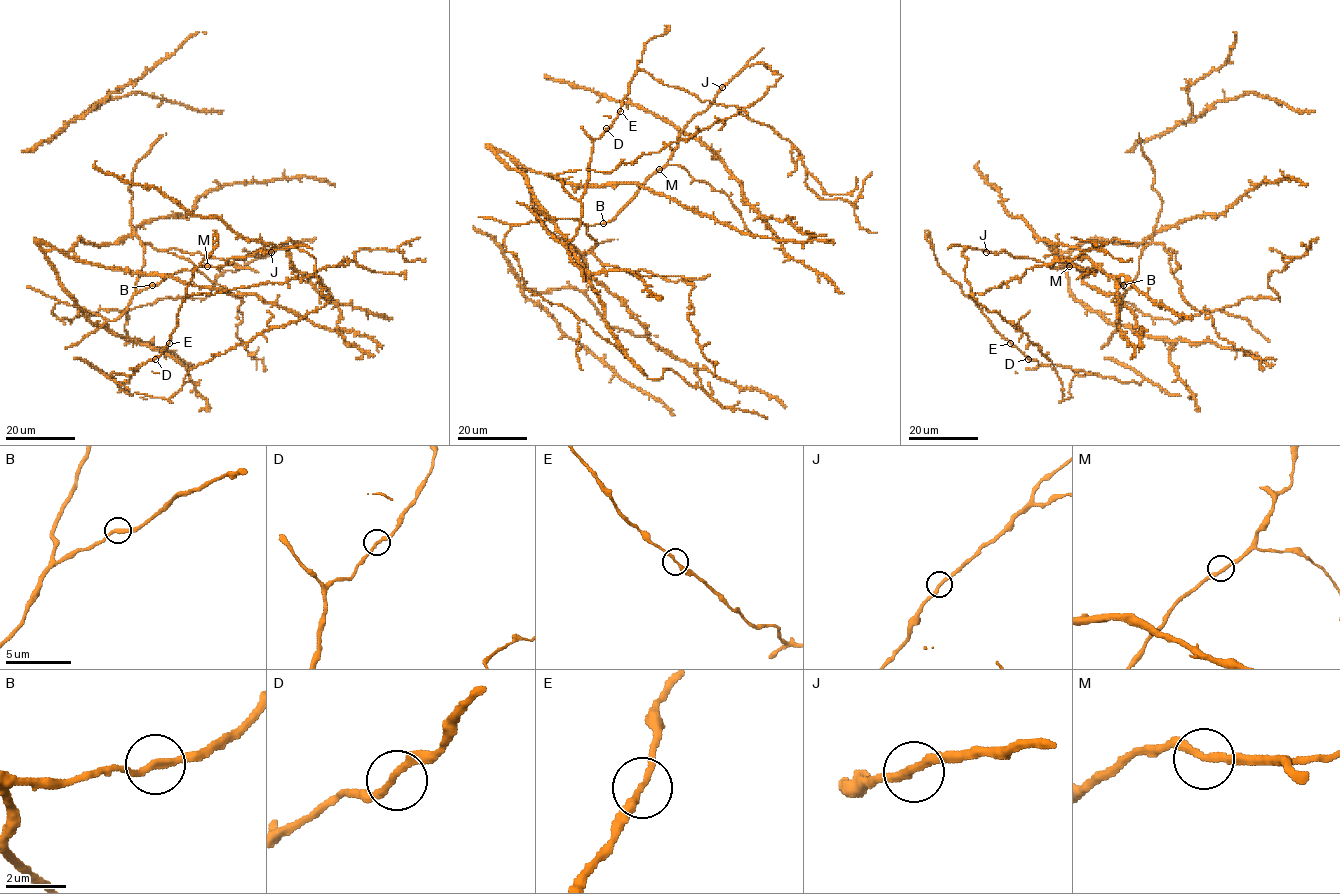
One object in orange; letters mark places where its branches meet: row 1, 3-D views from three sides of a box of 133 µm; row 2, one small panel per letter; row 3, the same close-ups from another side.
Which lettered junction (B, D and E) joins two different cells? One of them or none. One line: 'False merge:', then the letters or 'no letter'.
False merge: no letter

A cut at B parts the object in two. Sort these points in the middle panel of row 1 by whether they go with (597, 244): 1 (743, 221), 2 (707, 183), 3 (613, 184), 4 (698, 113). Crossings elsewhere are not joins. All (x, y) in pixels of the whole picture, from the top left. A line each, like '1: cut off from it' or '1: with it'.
1: cut off from it
2: cut off from it
3: with it
4: cut off from it

